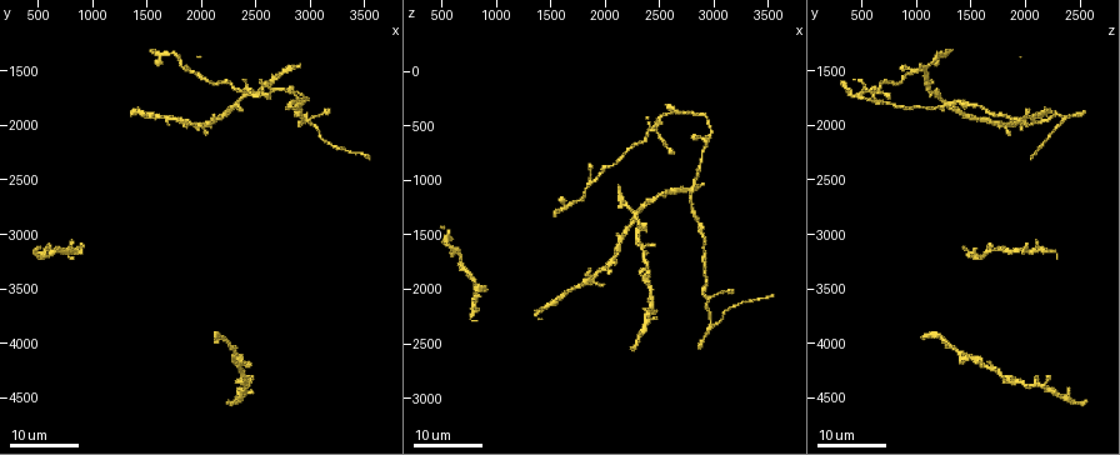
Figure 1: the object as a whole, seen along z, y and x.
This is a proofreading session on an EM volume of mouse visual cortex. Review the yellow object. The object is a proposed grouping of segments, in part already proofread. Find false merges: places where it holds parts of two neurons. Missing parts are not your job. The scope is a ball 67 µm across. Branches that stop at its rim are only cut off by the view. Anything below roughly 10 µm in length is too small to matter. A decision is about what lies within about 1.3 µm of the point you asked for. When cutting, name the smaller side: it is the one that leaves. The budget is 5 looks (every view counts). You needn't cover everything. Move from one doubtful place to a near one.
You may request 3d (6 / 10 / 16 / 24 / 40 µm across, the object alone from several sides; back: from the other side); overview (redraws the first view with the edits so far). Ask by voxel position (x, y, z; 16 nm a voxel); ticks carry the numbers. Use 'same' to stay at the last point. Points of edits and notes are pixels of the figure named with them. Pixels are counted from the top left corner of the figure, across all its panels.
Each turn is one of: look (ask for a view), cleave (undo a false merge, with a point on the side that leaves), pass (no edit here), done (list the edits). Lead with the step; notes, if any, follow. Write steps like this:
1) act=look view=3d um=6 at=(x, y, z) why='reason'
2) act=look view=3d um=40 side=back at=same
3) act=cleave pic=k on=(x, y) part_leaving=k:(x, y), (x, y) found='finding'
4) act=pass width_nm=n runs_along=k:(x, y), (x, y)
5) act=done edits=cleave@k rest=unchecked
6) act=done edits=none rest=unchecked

act=look view=3d um=24 at=(2920, 2000, 2080) why='three-way junction'

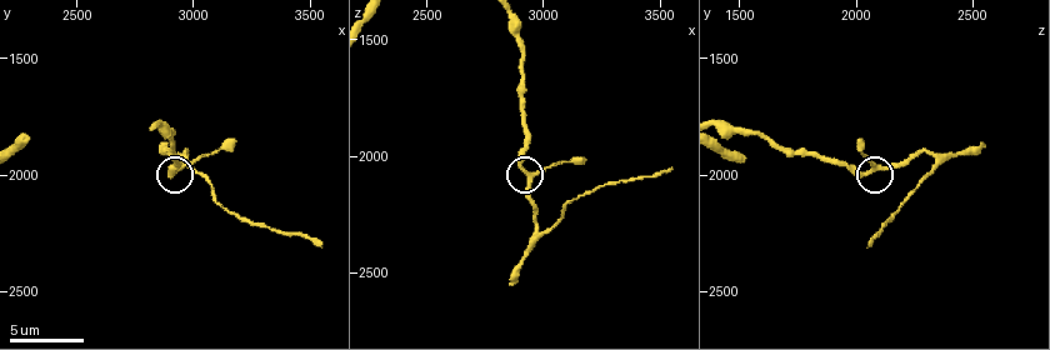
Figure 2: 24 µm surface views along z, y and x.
act=look view=3d um=6 at=(2920, 1980, 2060)

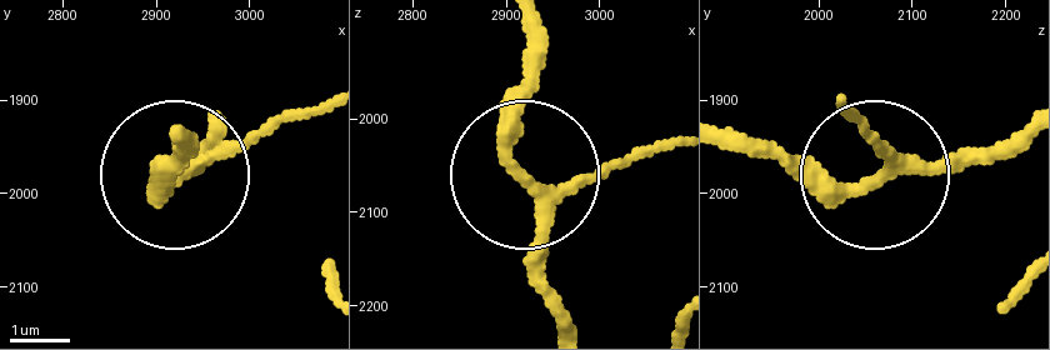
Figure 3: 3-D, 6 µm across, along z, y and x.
act=pass runs_along=3:(526, 33), (511, 138), (556, 326) found='continuous, no second neuron'

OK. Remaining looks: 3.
act=look view=3d um=16 at=(2940, 1760, 580) why='thick turns thin'

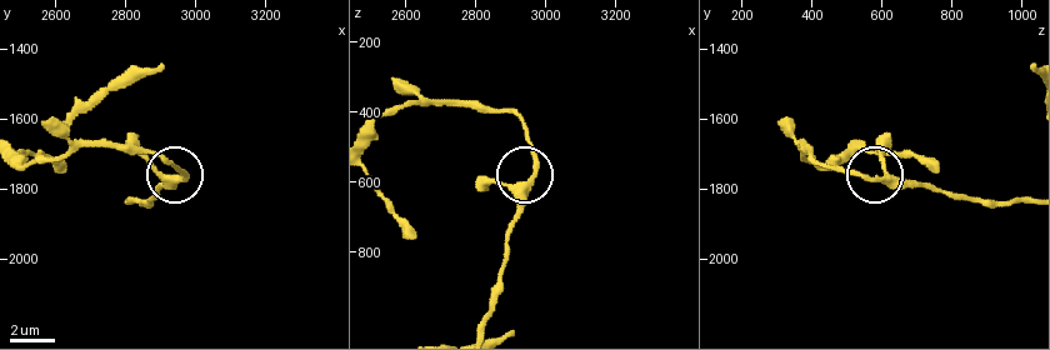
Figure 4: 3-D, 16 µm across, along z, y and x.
act=look view=3d um=6 at=(2970, 1770, 570) why='zoom in'

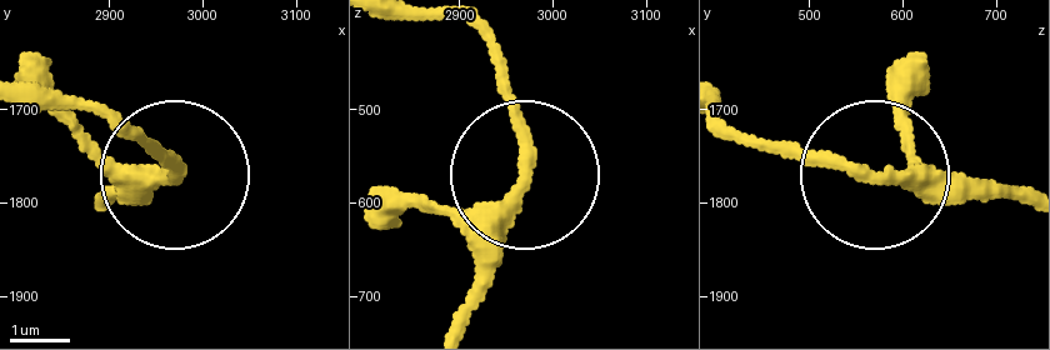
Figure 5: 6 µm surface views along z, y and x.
act=pass found='all the same neuron'

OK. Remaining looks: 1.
act=done edits=none rest=unchecked

